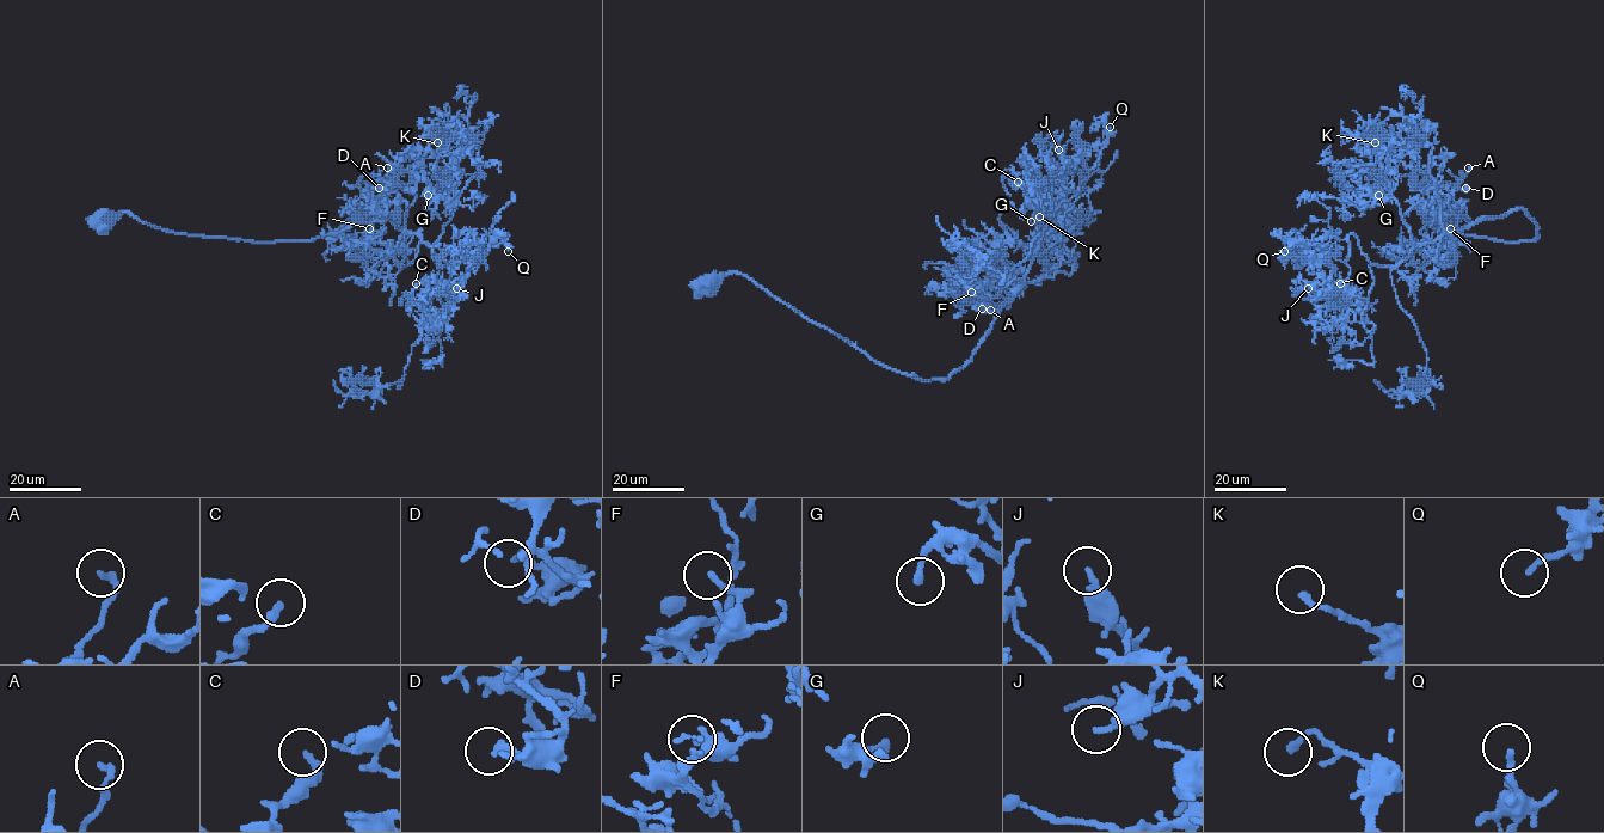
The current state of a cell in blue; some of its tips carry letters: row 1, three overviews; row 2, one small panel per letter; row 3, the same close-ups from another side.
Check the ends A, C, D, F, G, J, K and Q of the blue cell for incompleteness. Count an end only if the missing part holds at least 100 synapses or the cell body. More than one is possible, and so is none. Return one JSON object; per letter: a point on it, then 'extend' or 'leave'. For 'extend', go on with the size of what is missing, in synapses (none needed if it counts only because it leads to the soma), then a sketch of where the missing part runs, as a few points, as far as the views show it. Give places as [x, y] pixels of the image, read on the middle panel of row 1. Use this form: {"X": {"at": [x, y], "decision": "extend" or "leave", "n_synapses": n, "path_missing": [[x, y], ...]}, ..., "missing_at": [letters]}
{"A": {"at": [990, 310], "decision": "leave"}, "C": {"at": [1018, 182], "decision": "leave"}, "D": {"at": [982, 308], "decision": "leave"}, "F": {"at": [971, 292], "decision": "leave"}, "G": {"at": [1031, 221], "decision": "leave"}, "J": {"at": [1058, 149], "decision": "leave"}, "K": {"at": [1039, 216], "decision": "leave"}, "Q": {"at": [1110, 127], "decision": "leave"}, "missing_at": []}

